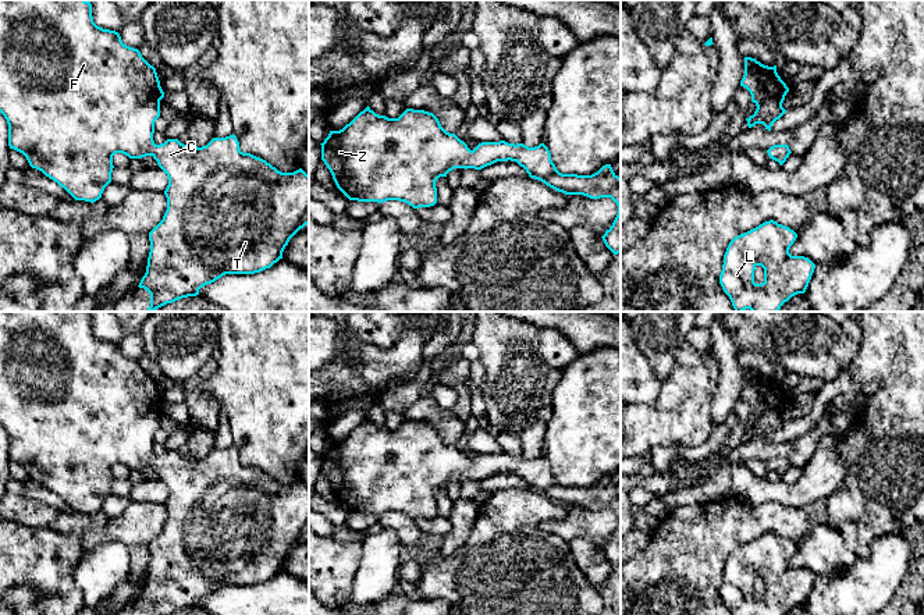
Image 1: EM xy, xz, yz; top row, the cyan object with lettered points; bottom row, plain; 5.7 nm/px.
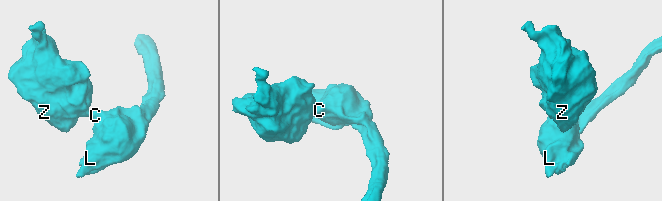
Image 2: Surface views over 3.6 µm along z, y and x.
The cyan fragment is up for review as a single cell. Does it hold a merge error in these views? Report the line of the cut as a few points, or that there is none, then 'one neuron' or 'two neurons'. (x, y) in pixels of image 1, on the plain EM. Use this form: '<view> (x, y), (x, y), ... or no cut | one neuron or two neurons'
no cut | one neuron

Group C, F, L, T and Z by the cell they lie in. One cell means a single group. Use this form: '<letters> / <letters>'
C F L T Z

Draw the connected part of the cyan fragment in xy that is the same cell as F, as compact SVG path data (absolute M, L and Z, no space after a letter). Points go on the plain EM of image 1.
M0 312L0 424L8 436L8 458L22 465L29 477L42 483L46 488L64 500L75 512L96 513L104 500L111 494L113 468L122 465L129 470L152 468L159 479L167 486L168 497L164 502L167 522L163 532L149 544L150 564L146 584L139 600L150 605L150 615L173 615L178 611L196 608L199 601L214 594L225 586L255 586L270 580L282 570L282 564L289 551L309 536L309 487L302 481L281 484L266 472L239 461L239 454L232 445L225 449L213 449L206 458L186 458L178 451L167 451L156 456L153 452L154 434L160 429L160 412L164 404L156 380L150 377L138 360L122 355L116 342L103 341L93 334L92 316L86 312Z

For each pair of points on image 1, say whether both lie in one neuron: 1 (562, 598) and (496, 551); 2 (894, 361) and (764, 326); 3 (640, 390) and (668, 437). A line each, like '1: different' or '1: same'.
1: same
2: different
3: different

